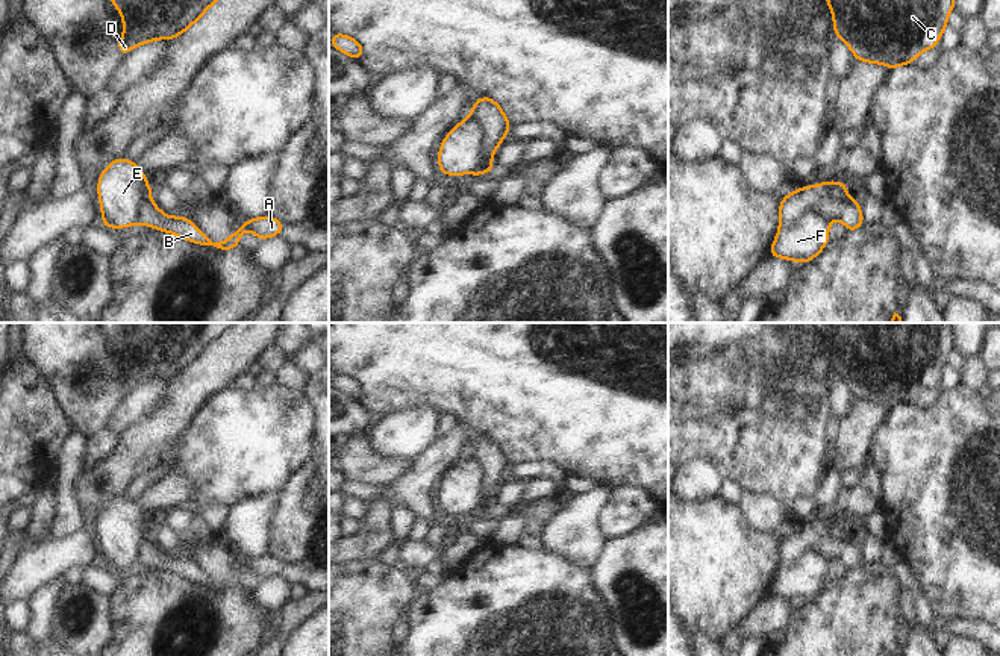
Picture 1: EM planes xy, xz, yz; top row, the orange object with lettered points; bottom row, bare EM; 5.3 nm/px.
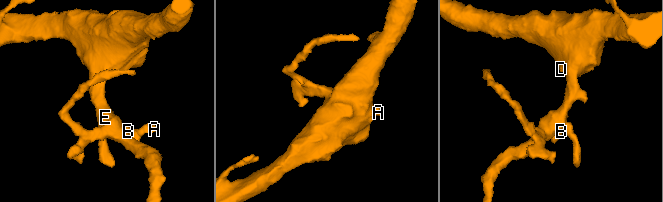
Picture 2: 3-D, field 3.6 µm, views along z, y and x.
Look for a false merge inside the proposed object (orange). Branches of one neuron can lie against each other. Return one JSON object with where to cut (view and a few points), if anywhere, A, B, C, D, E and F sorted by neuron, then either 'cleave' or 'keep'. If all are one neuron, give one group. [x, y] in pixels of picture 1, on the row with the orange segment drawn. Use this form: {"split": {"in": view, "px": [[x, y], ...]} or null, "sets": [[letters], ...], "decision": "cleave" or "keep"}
{"split": {"in": "xz", "px": [[470, 115], [482, 124], [491, 152], [481, 173]]}, "sets": [["A", "B"], ["C", "D", "E", "F"]], "decision": "cleave"}

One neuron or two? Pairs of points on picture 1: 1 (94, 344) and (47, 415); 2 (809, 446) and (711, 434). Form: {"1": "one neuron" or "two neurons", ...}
{"1": "two neurons", "2": "one neuron"}

